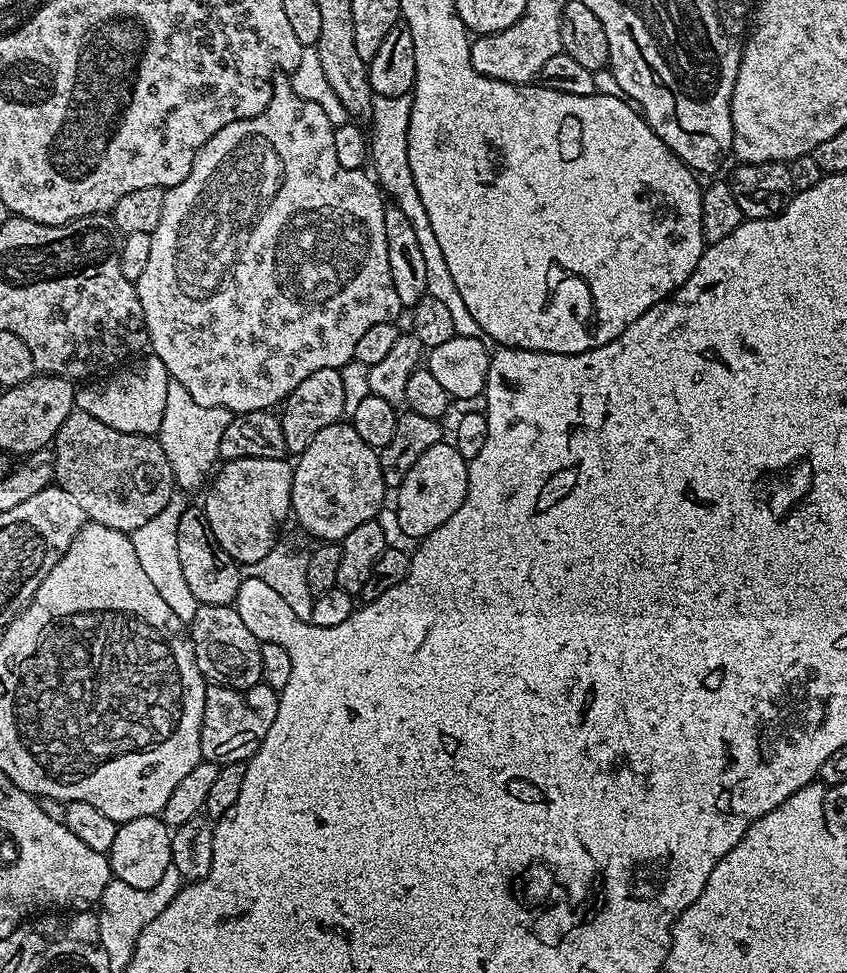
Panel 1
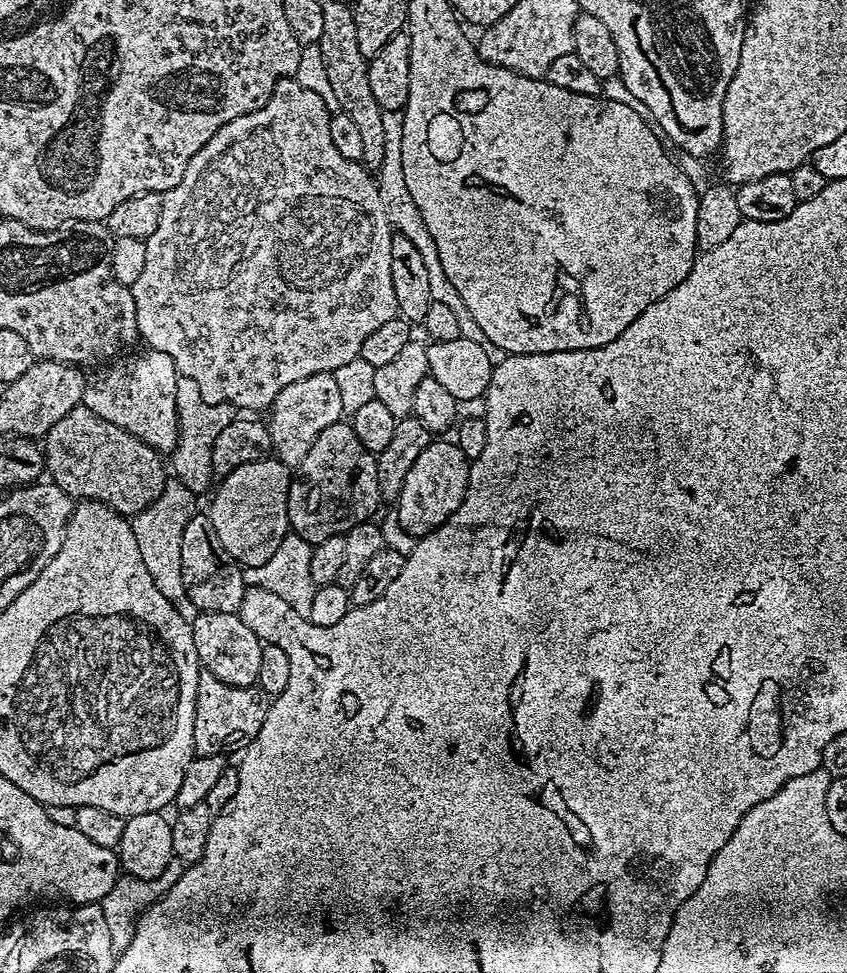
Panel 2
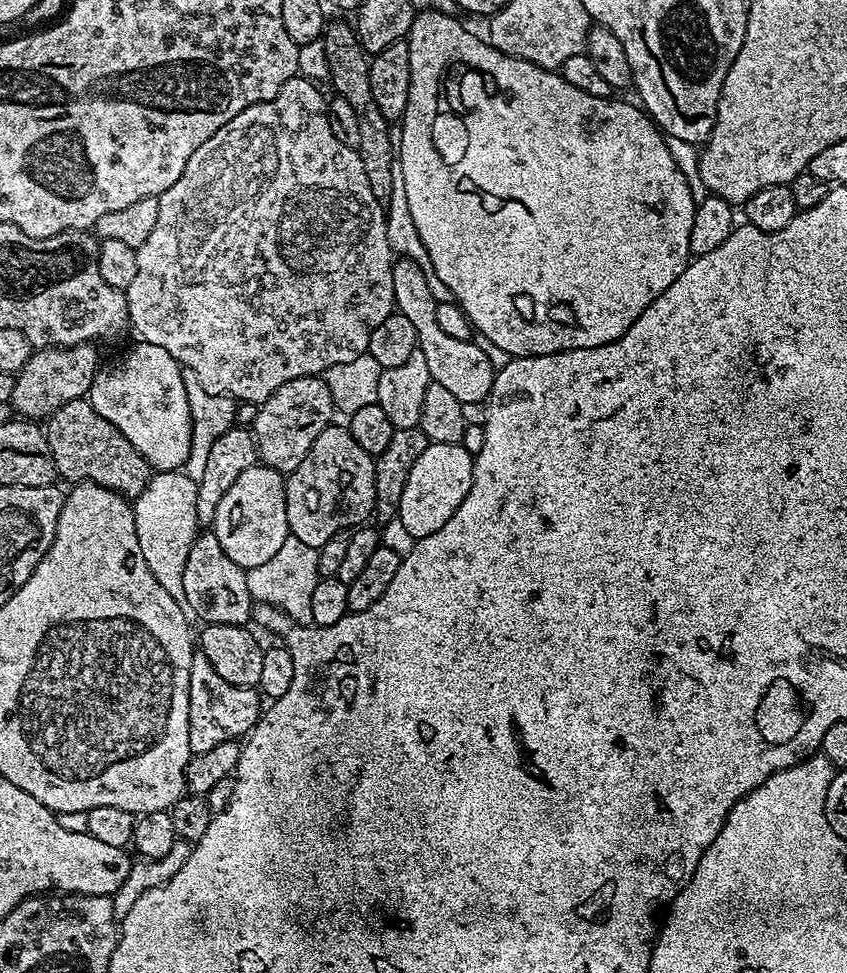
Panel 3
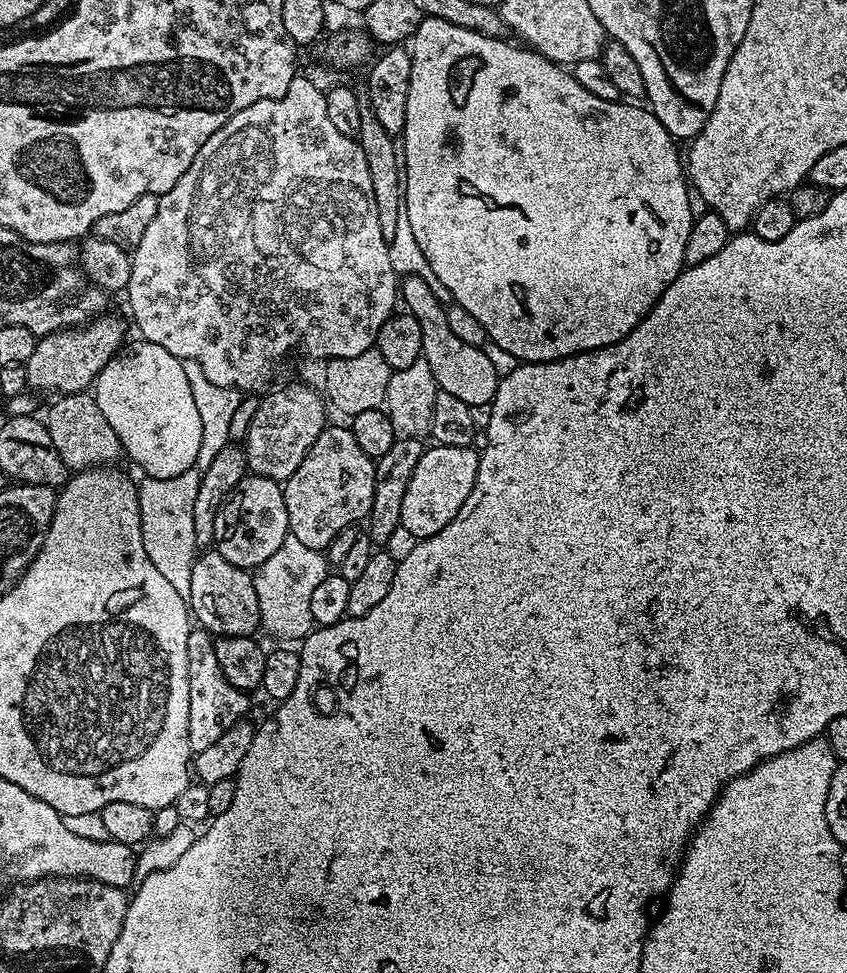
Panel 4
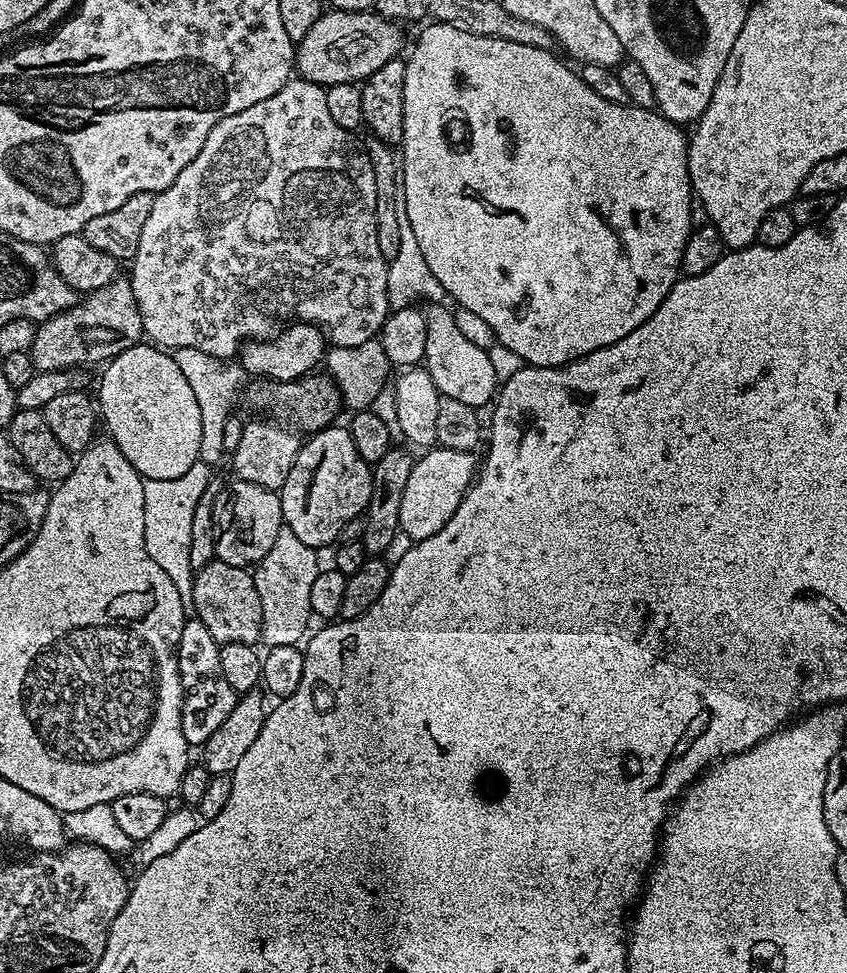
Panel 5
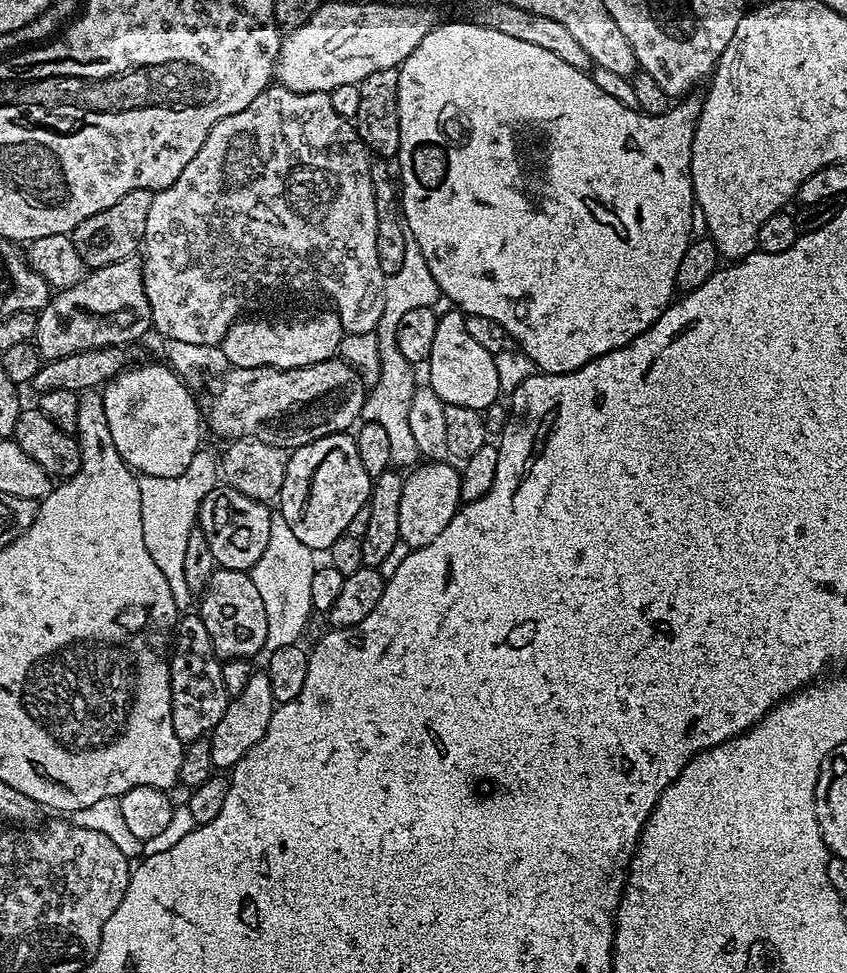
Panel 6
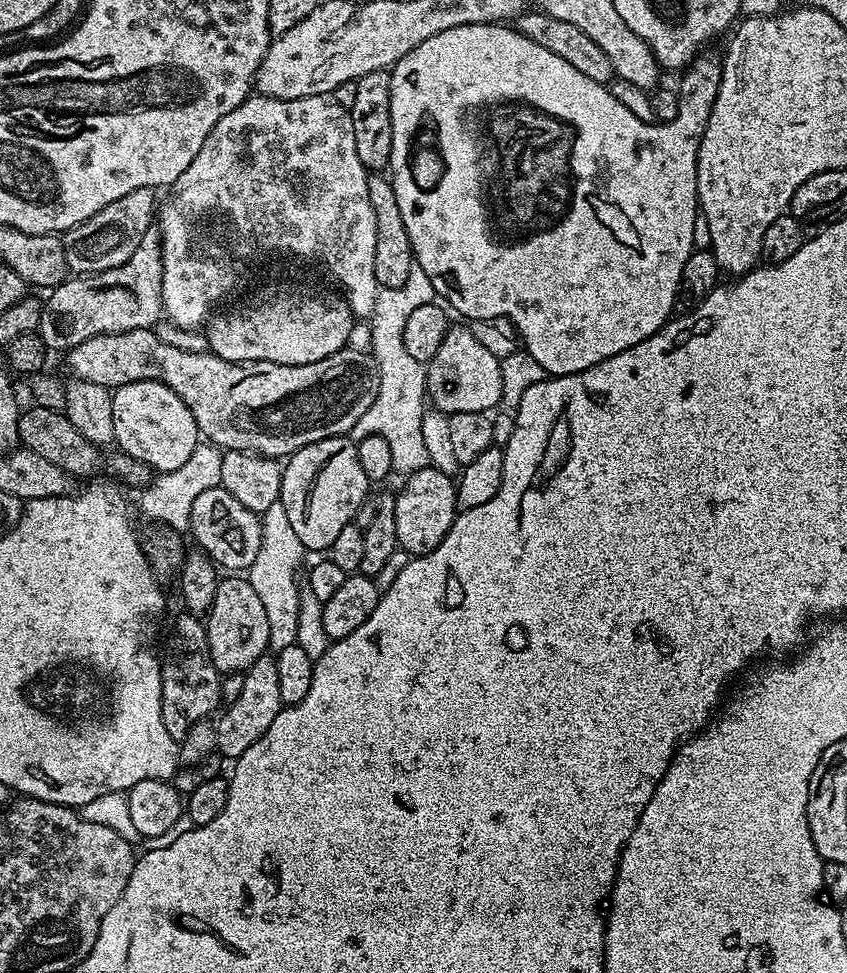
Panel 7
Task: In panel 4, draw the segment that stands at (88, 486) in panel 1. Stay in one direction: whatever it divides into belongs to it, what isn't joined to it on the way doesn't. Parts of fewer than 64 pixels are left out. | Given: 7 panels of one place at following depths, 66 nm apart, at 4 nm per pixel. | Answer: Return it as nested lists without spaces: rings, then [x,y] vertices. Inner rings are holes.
[[[91,391],[66,392],[57,395],[53,400],[56,401],[49,406],[48,416],[46,415],[50,442],[52,448],[58,450],[58,458],[62,458],[62,462],[66,462],[66,466],[73,473],[85,472],[87,468],[97,466],[112,466],[117,463],[116,459],[121,459],[122,449],[118,434],[114,434],[110,422],[106,422],[105,416],[102,415],[102,410],[98,410],[98,402]]]

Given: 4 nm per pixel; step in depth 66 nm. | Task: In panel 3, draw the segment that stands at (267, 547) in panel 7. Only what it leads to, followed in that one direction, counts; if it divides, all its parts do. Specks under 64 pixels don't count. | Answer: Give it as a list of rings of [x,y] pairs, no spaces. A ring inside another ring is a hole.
[[[290,534],[268,562],[247,569],[247,585],[253,601],[279,609],[295,624],[311,625],[311,595],[314,594],[314,586],[320,579],[317,554],[316,548],[307,546],[306,542]]]

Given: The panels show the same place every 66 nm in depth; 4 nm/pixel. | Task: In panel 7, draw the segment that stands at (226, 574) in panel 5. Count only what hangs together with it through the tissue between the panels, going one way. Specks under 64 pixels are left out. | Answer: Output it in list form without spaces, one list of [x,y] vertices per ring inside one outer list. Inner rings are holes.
[[[228,574],[220,580],[214,594],[212,608],[206,614],[210,658],[222,674],[245,672],[253,662],[269,651],[270,624],[265,607],[248,578],[240,574]]]

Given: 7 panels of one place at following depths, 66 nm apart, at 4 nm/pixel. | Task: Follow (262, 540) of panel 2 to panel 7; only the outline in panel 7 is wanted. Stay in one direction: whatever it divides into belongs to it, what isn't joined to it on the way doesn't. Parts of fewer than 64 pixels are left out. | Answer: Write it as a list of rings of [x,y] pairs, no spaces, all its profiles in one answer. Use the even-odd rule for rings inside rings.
[[[210,486],[198,494],[187,525],[195,538],[197,547],[207,551],[215,563],[228,572],[244,572],[253,564],[261,540],[261,517],[236,500],[221,486]]]

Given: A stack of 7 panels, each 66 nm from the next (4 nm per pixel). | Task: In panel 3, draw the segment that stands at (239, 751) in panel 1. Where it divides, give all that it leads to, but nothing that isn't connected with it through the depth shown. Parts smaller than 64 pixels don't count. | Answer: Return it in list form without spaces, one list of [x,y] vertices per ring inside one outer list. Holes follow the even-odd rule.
[[[196,650],[190,662],[190,750],[193,756],[206,754],[222,742],[247,737],[262,715],[262,696],[256,688],[239,688],[216,673],[210,658]]]

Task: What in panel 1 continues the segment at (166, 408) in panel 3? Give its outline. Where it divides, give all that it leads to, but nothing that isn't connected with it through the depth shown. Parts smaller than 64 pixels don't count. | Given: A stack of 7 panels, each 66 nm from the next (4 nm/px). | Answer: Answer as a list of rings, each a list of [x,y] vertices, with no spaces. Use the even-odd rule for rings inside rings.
[[[148,354],[109,376],[112,377],[105,384],[77,387],[75,407],[98,418],[98,422],[106,422],[106,426],[114,426],[114,430],[155,437],[162,426],[162,414],[166,414],[166,390],[170,379],[166,366],[162,366],[157,356]]]

